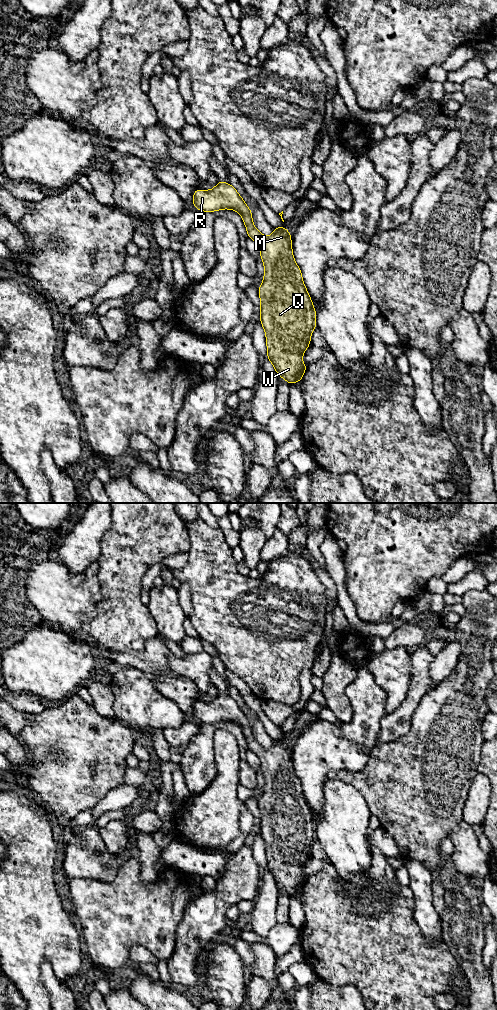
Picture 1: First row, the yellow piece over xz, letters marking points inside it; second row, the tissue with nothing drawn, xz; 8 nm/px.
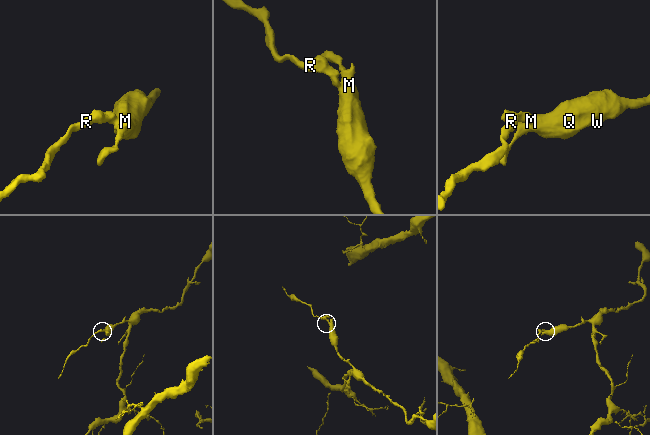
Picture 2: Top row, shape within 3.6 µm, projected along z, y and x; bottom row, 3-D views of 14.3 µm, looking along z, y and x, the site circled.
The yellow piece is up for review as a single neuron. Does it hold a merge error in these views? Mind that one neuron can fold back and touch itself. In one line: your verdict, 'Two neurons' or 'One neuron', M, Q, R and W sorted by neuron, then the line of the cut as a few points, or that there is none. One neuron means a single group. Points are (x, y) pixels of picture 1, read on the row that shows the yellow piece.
One neuron. Groups: M Q R W. No split

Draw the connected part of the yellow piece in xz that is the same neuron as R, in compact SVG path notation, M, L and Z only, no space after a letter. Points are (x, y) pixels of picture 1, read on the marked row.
M219 181L212 190L196 189L193 205L198 211L213 212L222 209L237 211L246 226L248 237L259 244L260 257L264 264L264 279L259 286L260 321L266 334L267 357L278 375L289 385L301 382L308 366L302 362L302 358L310 345L312 331L316 328L316 310L304 285L301 270L294 260L290 232L285 227L276 227L272 235L265 237L255 228L251 210L237 190L222 181Z

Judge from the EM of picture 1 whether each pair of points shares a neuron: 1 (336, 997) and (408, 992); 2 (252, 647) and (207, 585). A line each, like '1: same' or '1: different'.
1: different
2: same

